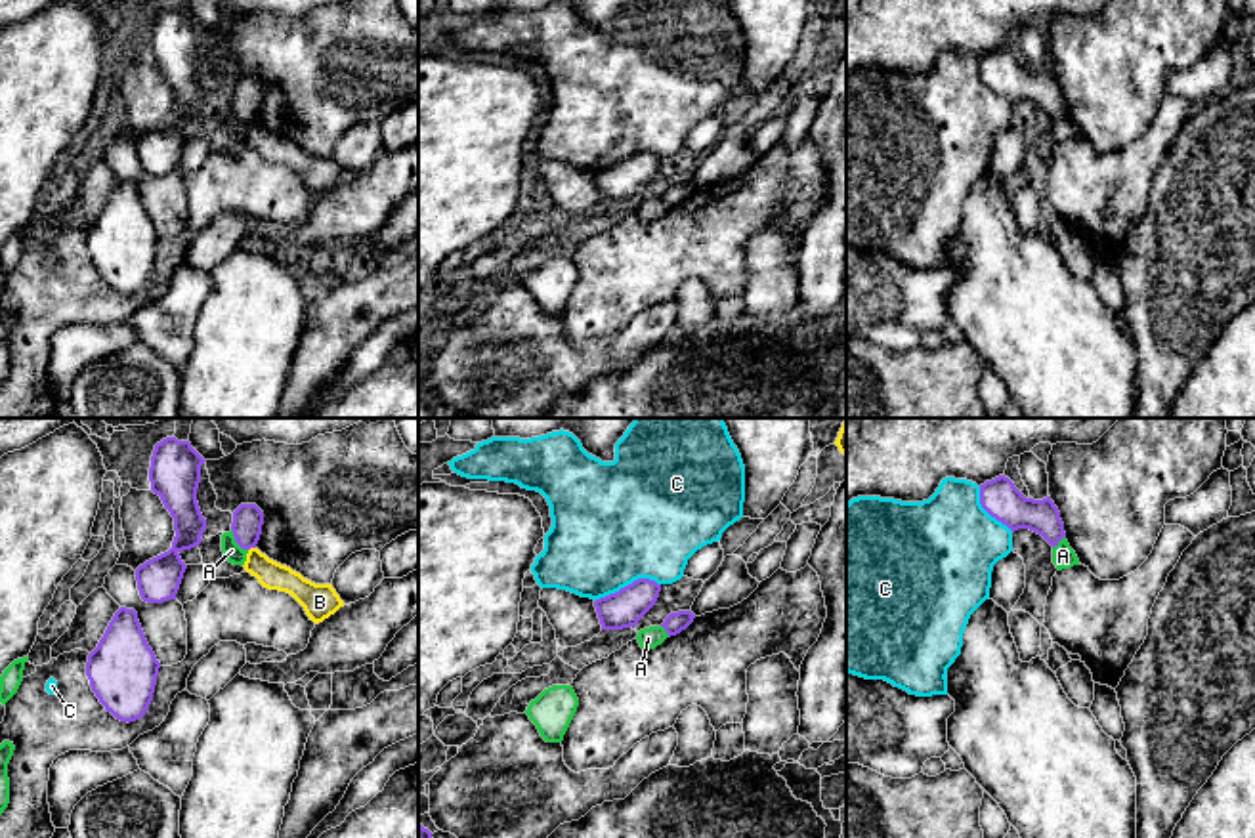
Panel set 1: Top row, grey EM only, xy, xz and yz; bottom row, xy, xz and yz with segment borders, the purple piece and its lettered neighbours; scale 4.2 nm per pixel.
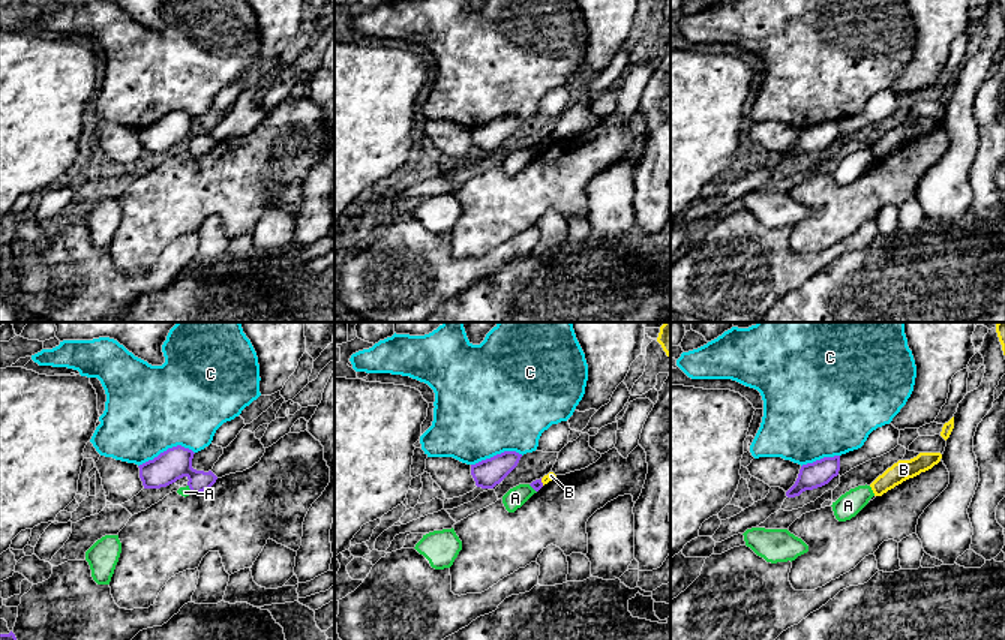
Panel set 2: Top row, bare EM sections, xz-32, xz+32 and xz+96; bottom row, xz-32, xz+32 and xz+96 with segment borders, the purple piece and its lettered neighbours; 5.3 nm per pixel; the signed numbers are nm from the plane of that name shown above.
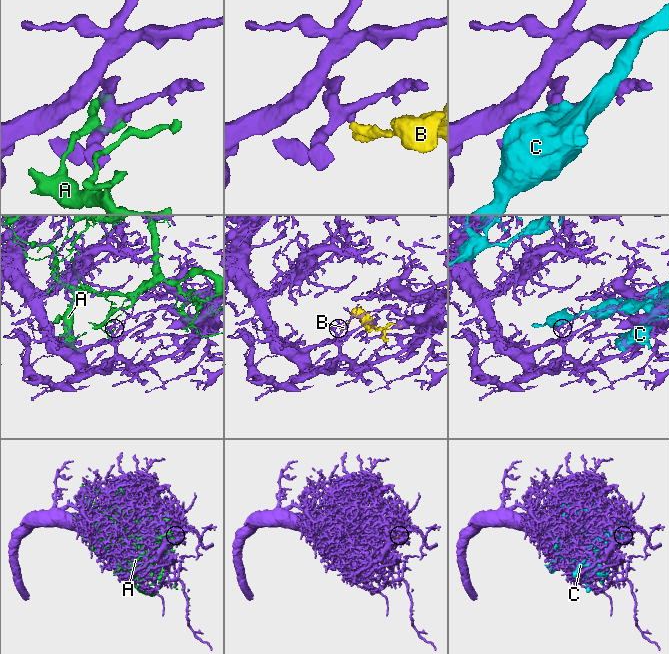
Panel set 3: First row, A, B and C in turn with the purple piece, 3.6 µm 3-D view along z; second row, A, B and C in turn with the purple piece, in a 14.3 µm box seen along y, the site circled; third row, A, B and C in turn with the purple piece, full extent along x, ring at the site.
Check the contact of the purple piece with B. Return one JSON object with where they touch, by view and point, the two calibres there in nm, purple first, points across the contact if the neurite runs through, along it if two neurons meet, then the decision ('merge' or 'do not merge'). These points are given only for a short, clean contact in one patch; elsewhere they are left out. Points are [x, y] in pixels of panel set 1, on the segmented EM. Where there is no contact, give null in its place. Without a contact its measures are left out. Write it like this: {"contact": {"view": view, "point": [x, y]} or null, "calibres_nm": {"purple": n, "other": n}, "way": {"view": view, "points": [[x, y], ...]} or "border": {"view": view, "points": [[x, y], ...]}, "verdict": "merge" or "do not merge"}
{"contact": {"view": "xy", "point": [251, 546]}, "calibres_nm": {"purple": 130, "other": 120}, "border": {"view": "xy", "points": [[255, 546], [249, 550]]}, "verdict": "do not merge"}

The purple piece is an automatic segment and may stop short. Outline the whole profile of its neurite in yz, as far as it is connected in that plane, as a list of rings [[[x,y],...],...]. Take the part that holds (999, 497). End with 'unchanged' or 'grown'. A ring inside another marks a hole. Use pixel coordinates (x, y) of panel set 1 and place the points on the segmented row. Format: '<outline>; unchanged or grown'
[[[1005,475],[980,485],[980,504],[1012,533],[1030,529],[1041,534],[1053,548],[1066,536],[1060,512],[1051,496],[1043,500],[1026,498]]]; unchanged

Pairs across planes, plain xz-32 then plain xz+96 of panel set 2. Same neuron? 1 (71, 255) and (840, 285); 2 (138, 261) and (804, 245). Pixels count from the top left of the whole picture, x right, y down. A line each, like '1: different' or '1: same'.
1: different
2: same

